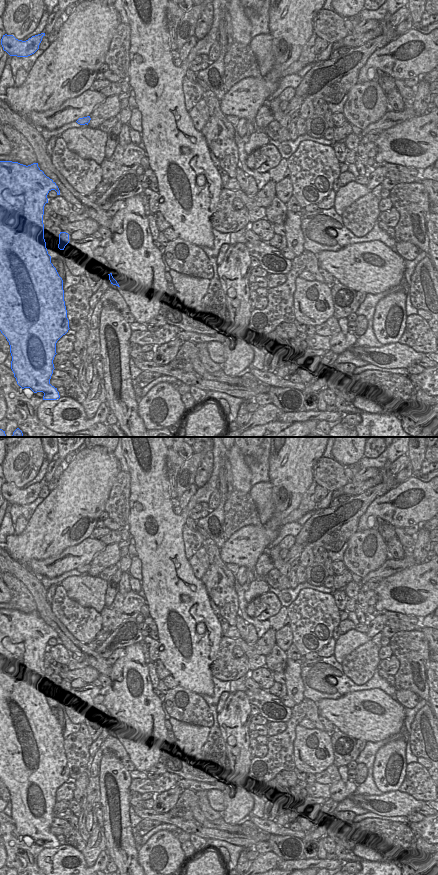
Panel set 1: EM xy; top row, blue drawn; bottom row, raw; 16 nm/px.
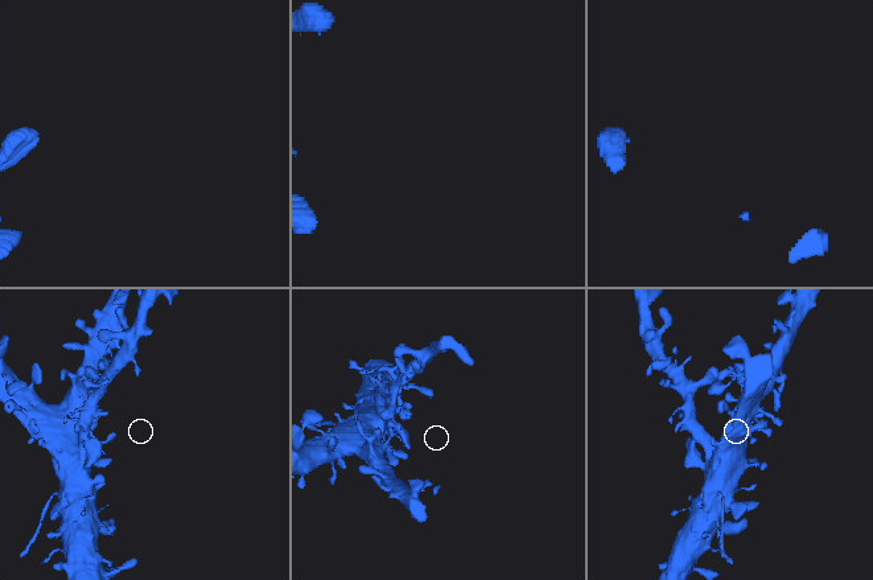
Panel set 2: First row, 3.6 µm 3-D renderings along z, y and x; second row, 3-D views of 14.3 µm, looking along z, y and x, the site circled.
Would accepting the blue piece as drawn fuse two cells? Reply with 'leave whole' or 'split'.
leave whole

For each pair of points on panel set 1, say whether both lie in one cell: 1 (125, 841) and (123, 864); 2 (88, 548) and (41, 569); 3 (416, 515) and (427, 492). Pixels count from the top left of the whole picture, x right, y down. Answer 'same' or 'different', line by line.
1: same
2: same
3: same

